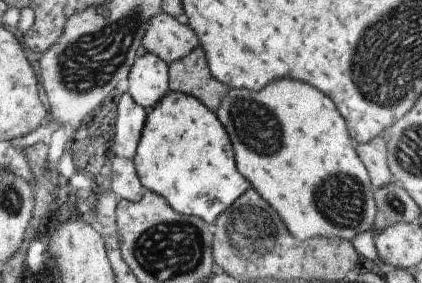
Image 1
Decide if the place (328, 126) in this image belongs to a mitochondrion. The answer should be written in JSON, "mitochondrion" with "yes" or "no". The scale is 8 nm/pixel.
{"mitochondrion":"no"}

